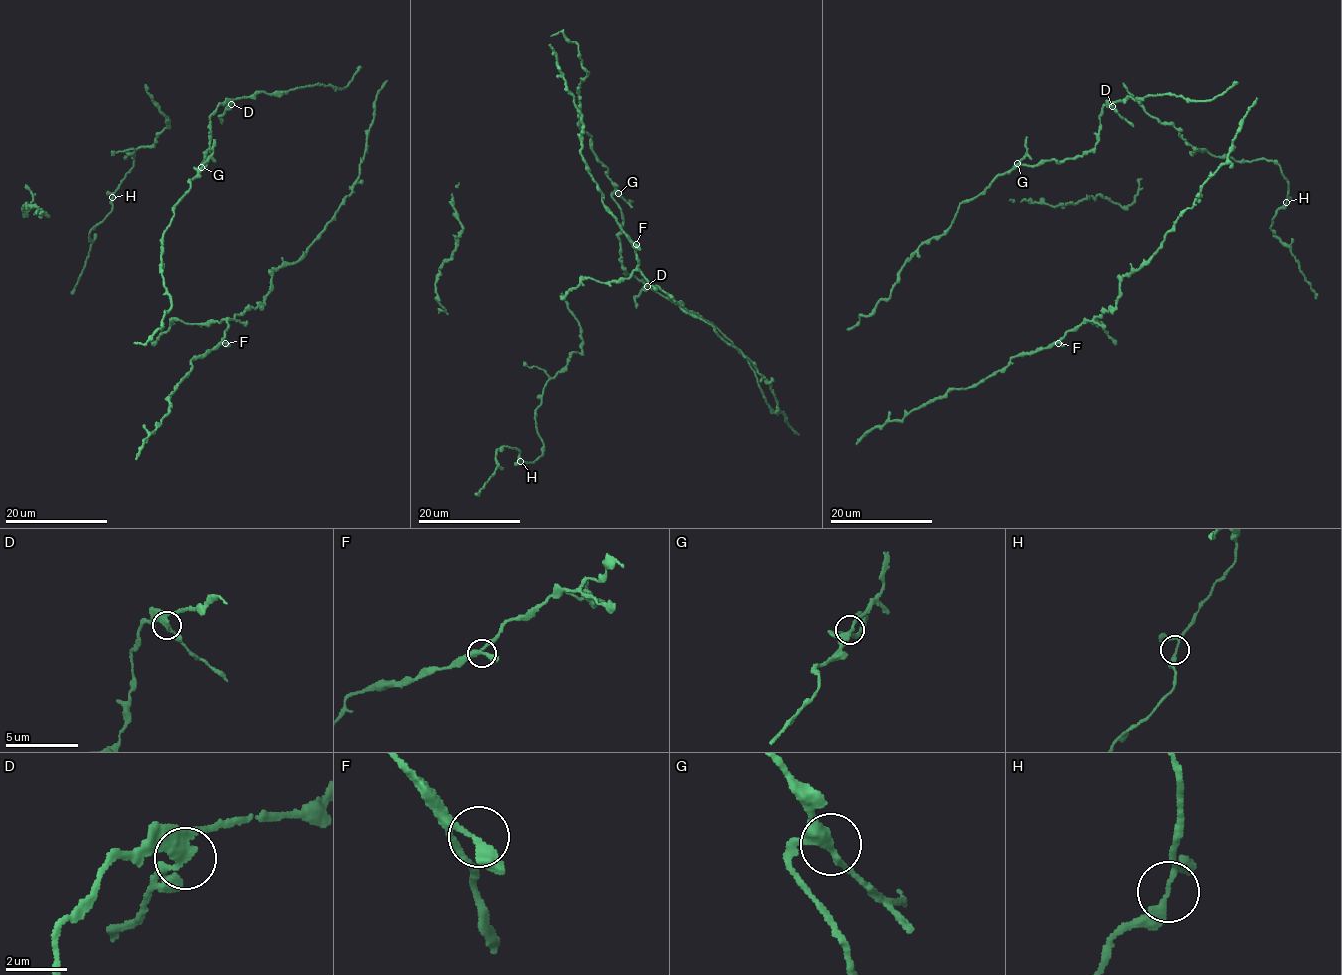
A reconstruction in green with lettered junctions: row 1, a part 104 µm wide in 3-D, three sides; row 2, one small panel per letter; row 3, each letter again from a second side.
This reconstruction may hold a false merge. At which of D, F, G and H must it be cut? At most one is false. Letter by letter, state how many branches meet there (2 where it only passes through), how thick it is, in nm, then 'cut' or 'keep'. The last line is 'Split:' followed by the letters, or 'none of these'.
D: branches 3; calibre 240 nm; cut
F: branches 3; calibre 260 nm; keep
G: branches 3; calibre 280 nm; keep
H: branches 3; calibre 190 nm; keep
Split: D

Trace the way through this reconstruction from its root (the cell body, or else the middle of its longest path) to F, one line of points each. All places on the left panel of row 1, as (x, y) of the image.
F: (378, 90), (352, 191), (297, 261), (271, 271), (264, 302), (226, 323), (225, 343)

